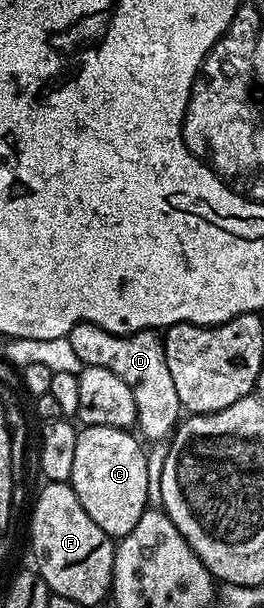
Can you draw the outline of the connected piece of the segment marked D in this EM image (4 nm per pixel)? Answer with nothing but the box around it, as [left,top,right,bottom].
[68,324,183,442]

